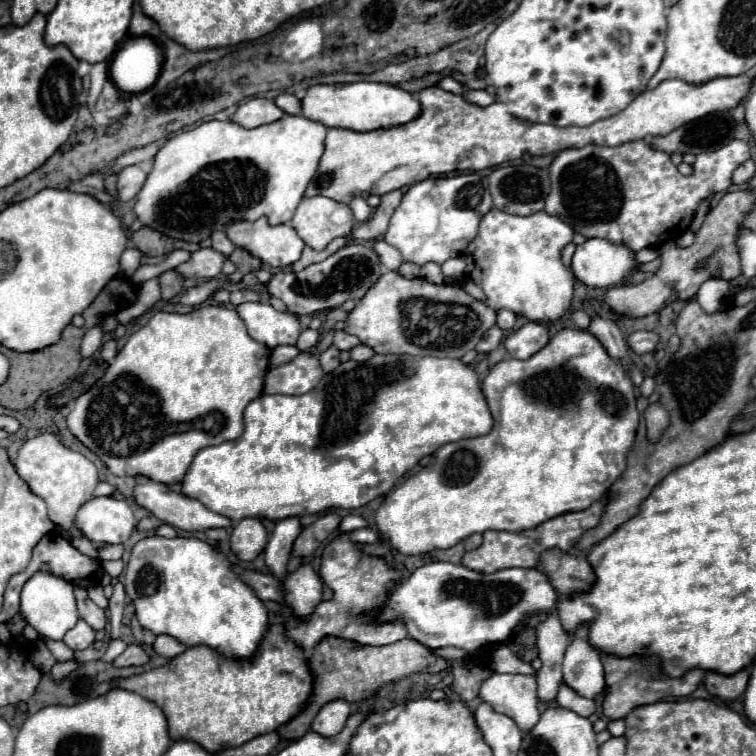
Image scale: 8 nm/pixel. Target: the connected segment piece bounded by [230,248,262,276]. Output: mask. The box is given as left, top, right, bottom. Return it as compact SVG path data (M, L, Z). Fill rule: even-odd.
M236 248L234 250L234 254L230 256L230 260L240 268L238 272L242 272L242 276L244 274L248 274L248 272L256 272L256 270L260 270L260 266L262 266L262 262L258 260L258 258L254 258L252 254L248 254L246 250L240 250L240 248Z

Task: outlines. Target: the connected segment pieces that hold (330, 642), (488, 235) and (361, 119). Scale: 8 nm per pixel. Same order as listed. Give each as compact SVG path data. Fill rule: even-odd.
M328 636L328 638L320 640L320 644L316 648L310 650L308 666L316 678L314 694L304 712L300 712L288 724L278 728L280 736L286 740L302 738L310 730L314 716L326 702L332 702L338 698L342 698L346 702L360 702L364 698L370 698L380 686L384 686L388 682L398 682L402 678L406 678L410 674L418 674L418 672L446 670L448 660L434 656L432 648L426 648L424 644L418 644L416 640L410 640L410 638L404 638L394 644L386 644L386 646L362 646L362 644L354 644L352 640Z
M492 208L486 216L482 216L478 236L470 242L462 258L476 260L476 262L470 262L466 272L476 284L482 286L488 298L486 304L492 310L506 308L516 314L518 312L524 314L528 320L556 320L566 310L570 310L570 300L572 300L574 274L560 260L560 252L568 242L572 242L572 236L574 236L574 230L566 222L546 212L536 212L534 216L522 218L522 216L510 216L508 212Z
M350 82L350 84L316 84L306 90L302 98L302 116L322 122L330 128L348 128L368 132L376 128L390 128L406 124L420 114L418 98L392 84L376 82Z

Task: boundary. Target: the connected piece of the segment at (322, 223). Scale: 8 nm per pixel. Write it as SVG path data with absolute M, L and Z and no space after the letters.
M310 196L298 204L292 226L310 248L322 250L328 242L352 230L354 216L348 204L326 196Z

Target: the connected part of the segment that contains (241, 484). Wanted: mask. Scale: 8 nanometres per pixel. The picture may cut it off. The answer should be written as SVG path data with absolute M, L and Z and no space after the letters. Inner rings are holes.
M376 354L374 358L370 358L368 362L354 362L348 360L344 364L340 364L334 372L326 374L322 378L322 382L318 384L318 392L316 388L310 390L308 394L302 396L282 396L282 394L262 394L256 400L252 400L246 410L244 410L244 432L238 440L228 440L222 442L218 446L208 446L202 448L184 480L182 480L182 494L200 500L206 508L210 508L216 514L222 514L226 518L230 518L232 522L244 520L244 518L270 518L270 520L282 520L282 518L290 518L290 516L304 516L304 514L316 514L316 512L324 512L328 508L344 508L344 510L354 510L360 508L364 504L368 504L370 500L384 496L392 490L392 486L396 484L398 478L402 478L402 474L406 474L408 470L412 470L420 458L434 454L442 444L448 442L456 442L462 438L474 438L474 436L484 436L492 430L492 414L488 410L486 398L482 394L478 376L474 372L472 366L462 364L456 358L432 358L432 356L402 356L402 354Z

